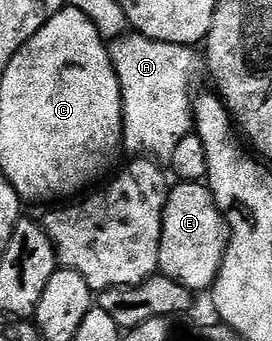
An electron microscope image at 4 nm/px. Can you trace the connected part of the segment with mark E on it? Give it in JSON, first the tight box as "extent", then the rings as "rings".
{"extent":[158,182,227,292],"rings":[[[178,182],[169,187],[162,217],[158,261],[158,269],[165,277],[184,284],[192,292],[209,291],[222,267],[227,237],[226,217],[220,212],[209,185]]]}

